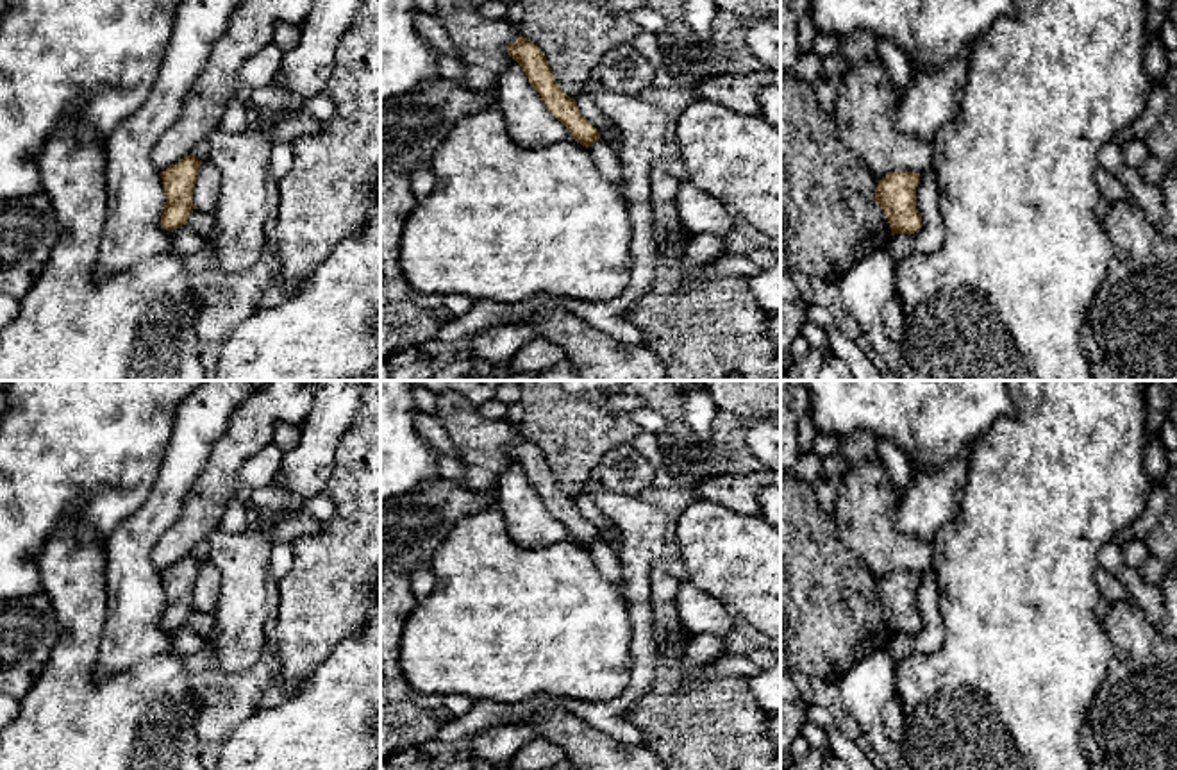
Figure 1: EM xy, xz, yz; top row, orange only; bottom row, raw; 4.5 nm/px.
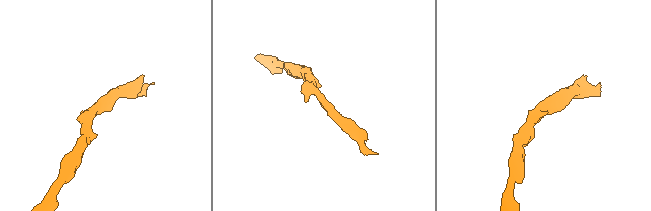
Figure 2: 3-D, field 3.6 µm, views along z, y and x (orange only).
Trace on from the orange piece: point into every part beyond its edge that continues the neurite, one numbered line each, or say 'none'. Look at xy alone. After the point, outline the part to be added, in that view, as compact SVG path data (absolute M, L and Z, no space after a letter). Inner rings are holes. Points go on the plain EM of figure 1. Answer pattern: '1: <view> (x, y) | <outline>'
none

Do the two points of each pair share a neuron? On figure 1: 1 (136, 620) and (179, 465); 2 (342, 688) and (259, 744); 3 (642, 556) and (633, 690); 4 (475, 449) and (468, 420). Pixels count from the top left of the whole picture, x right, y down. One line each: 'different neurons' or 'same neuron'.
1: same neuron
2: same neuron
3: same neuron
4: same neuron

